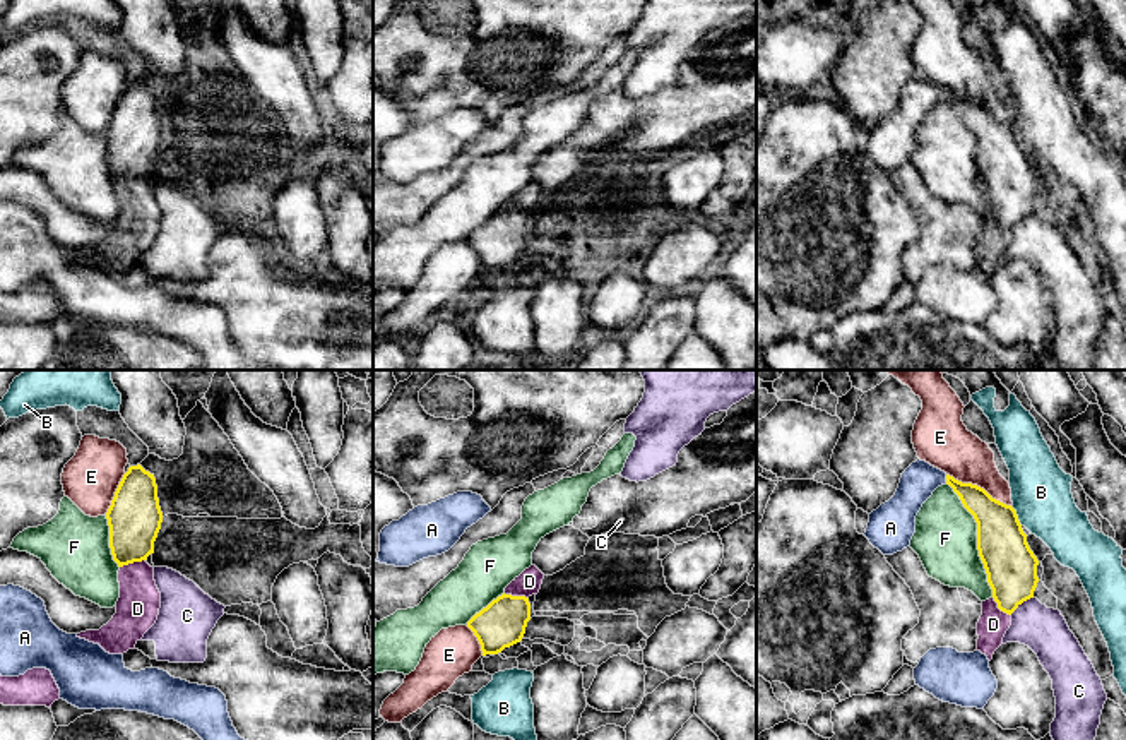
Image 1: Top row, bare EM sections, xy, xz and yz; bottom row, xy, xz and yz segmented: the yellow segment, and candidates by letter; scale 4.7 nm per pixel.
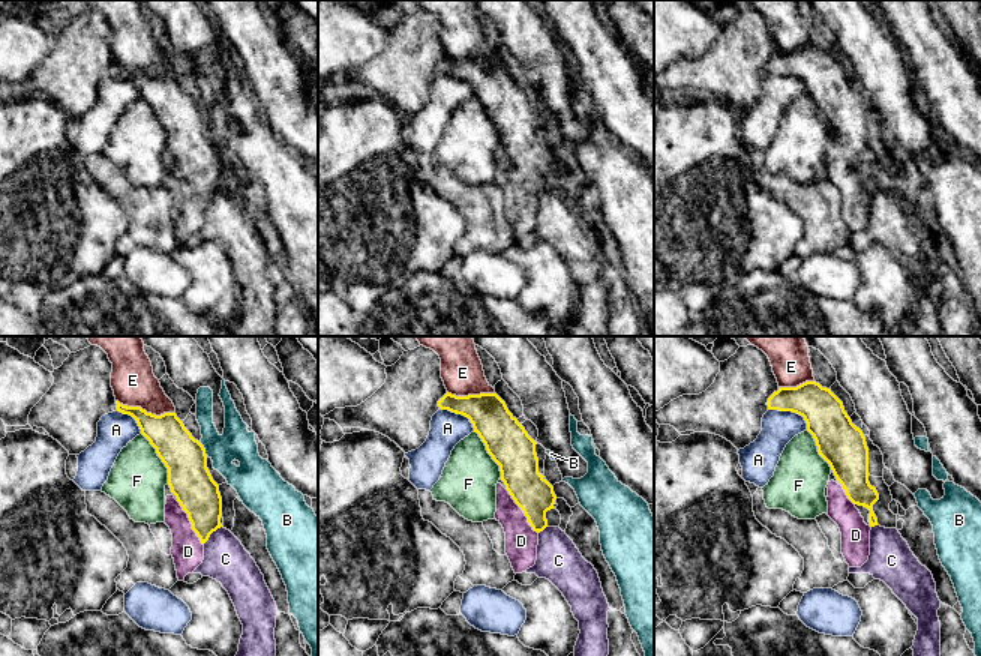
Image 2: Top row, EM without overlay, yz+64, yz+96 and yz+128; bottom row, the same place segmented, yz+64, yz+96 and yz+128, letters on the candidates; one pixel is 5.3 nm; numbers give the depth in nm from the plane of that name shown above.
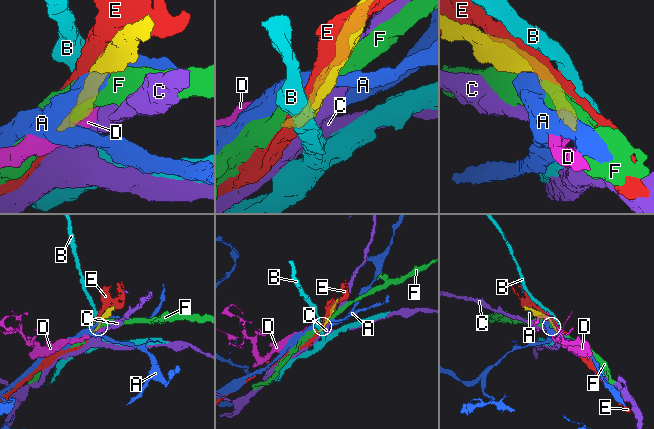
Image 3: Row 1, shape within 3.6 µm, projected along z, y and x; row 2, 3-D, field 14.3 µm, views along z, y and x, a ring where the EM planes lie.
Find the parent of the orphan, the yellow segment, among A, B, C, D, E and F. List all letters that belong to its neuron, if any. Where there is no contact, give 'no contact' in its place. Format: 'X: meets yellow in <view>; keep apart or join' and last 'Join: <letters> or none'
A: meets yellow in yz; keep apart
B: meets yellow in yz; keep apart
C: meets yellow in yz; keep apart
D: meets yellow in xy; join
E: meets yellow in yz; keep apart
F: meets yellow in yz; keep apart
Join: D

